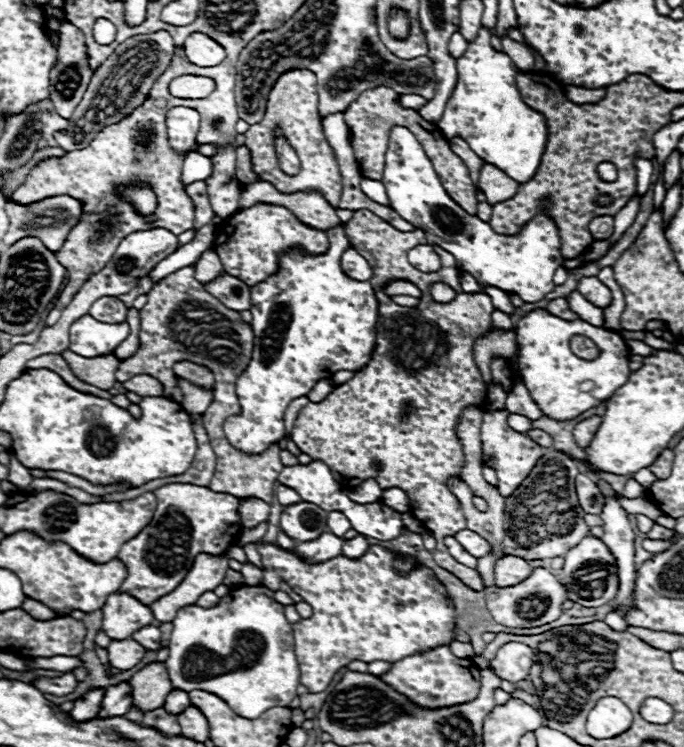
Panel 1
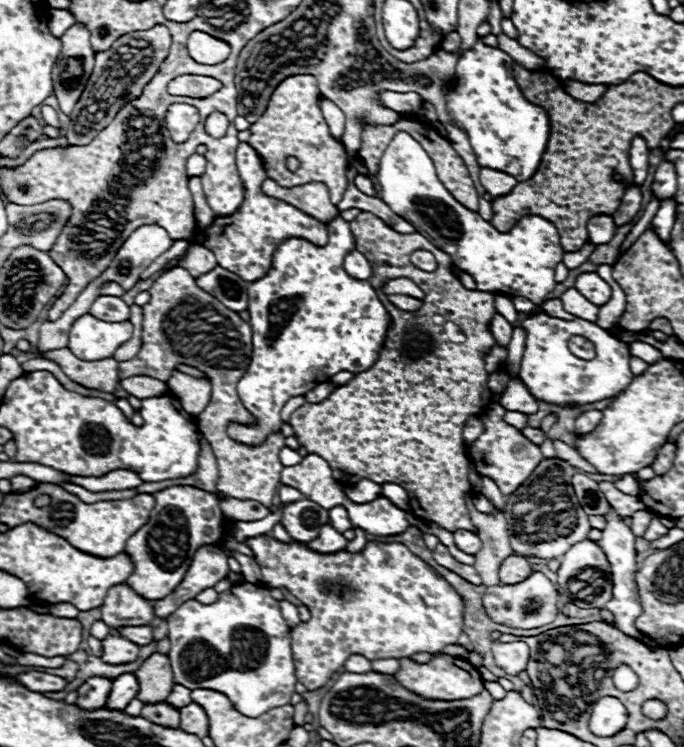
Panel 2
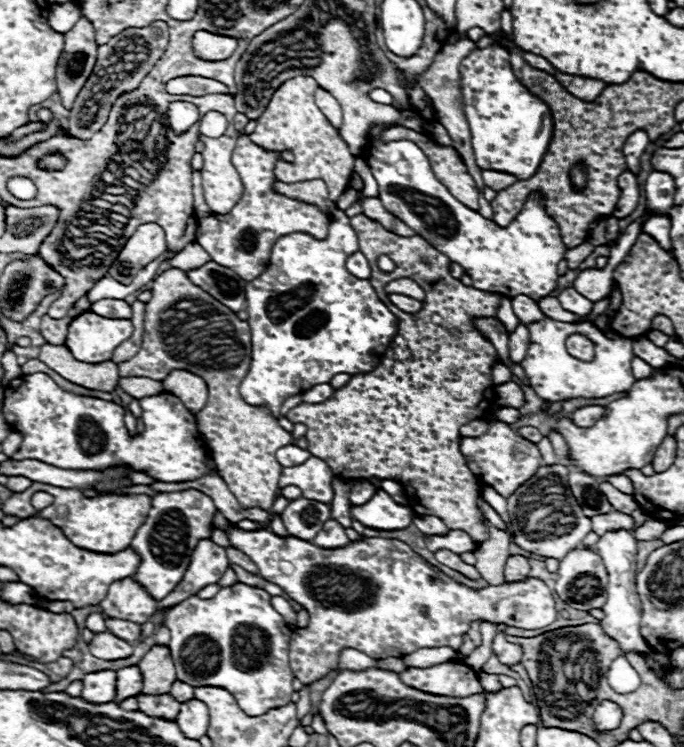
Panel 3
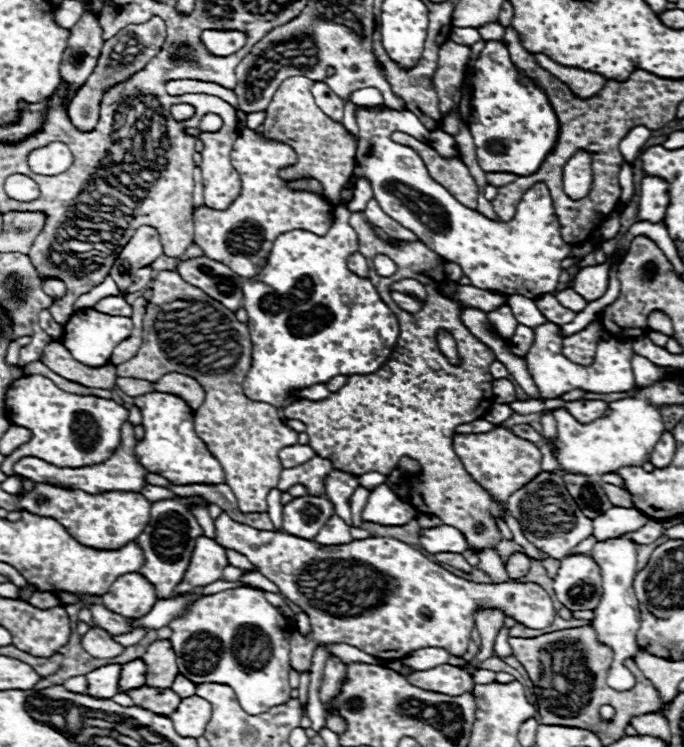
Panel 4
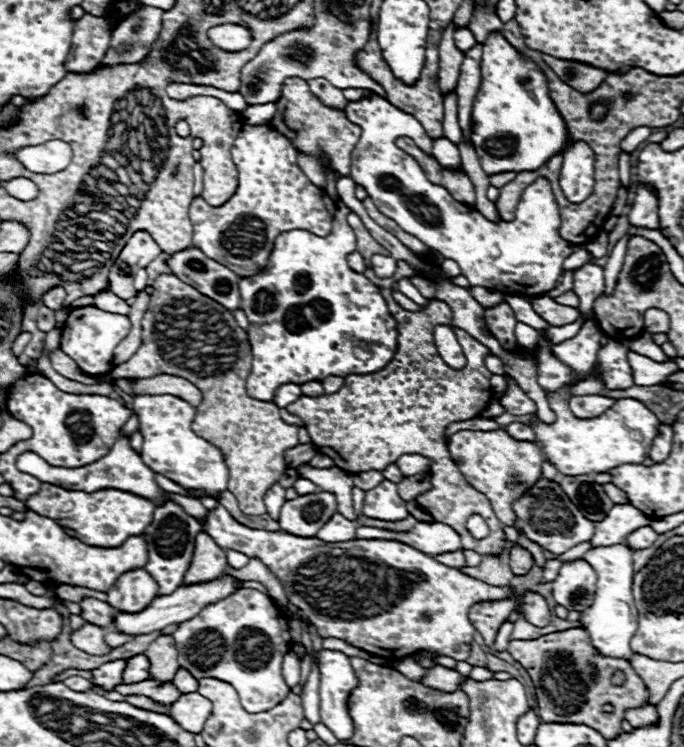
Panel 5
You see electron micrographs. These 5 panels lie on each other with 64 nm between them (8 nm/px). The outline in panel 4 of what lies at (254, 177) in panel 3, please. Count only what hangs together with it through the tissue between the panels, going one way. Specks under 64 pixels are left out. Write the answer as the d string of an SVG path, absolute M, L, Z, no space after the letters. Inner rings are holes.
M244 126L239 131L238 138L236 138L232 156L236 158L231 159L231 163L240 174L240 184L242 184L240 196L236 198L236 204L230 204L230 208L226 208L226 210L210 210L208 206L194 208L194 212L192 212L194 244L198 244L208 258L212 258L220 264L226 264L238 276L252 278L260 272L260 268L266 266L268 256L270 256L270 248L280 234L290 232L290 230L308 230L312 234L324 236L328 232L330 224L332 224L334 206L324 196L320 196L312 190L302 190L300 192L300 190L288 188L290 180L284 180L280 176L280 170L288 168L288 166L294 166L296 160L298 160L296 152L288 144L282 144L282 142L276 142L276 140L270 140L270 138L262 138L262 136L258 136L256 130Z

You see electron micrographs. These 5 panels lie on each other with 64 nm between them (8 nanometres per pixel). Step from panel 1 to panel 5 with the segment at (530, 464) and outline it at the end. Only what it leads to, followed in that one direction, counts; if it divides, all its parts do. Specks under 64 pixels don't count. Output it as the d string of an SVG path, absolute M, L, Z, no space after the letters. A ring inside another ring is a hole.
M462 430L448 438L448 452L466 480L478 492L486 494L498 520L504 526L514 526L518 522L518 516L512 510L512 502L518 496L526 494L526 488L532 488L540 480L544 462L542 450L534 442L518 442L510 438L504 430Z

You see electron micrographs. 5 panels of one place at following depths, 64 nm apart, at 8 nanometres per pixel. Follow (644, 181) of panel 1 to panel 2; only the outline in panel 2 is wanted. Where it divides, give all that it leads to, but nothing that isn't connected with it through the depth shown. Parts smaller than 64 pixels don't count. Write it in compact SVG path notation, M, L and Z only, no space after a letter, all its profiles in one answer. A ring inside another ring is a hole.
M634 138L630 146L630 168L634 172L634 180L638 186L644 184L646 174L648 174L648 148L644 138Z

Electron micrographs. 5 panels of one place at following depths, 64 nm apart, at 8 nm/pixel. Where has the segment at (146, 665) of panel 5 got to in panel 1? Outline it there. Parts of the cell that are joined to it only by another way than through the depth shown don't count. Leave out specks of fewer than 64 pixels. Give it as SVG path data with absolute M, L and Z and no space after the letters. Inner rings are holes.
M120 682L116 686L110 686L102 700L100 716L124 716L124 712L132 706L132 694L130 694L130 682Z

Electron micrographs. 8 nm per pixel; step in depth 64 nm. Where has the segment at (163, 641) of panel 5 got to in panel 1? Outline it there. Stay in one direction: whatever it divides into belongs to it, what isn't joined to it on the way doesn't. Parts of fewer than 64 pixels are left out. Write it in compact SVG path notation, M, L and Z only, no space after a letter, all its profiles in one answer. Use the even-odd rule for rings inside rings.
M152 662L144 666L140 672L132 676L130 684L132 684L132 702L140 706L142 712L162 706L172 690L164 662Z

